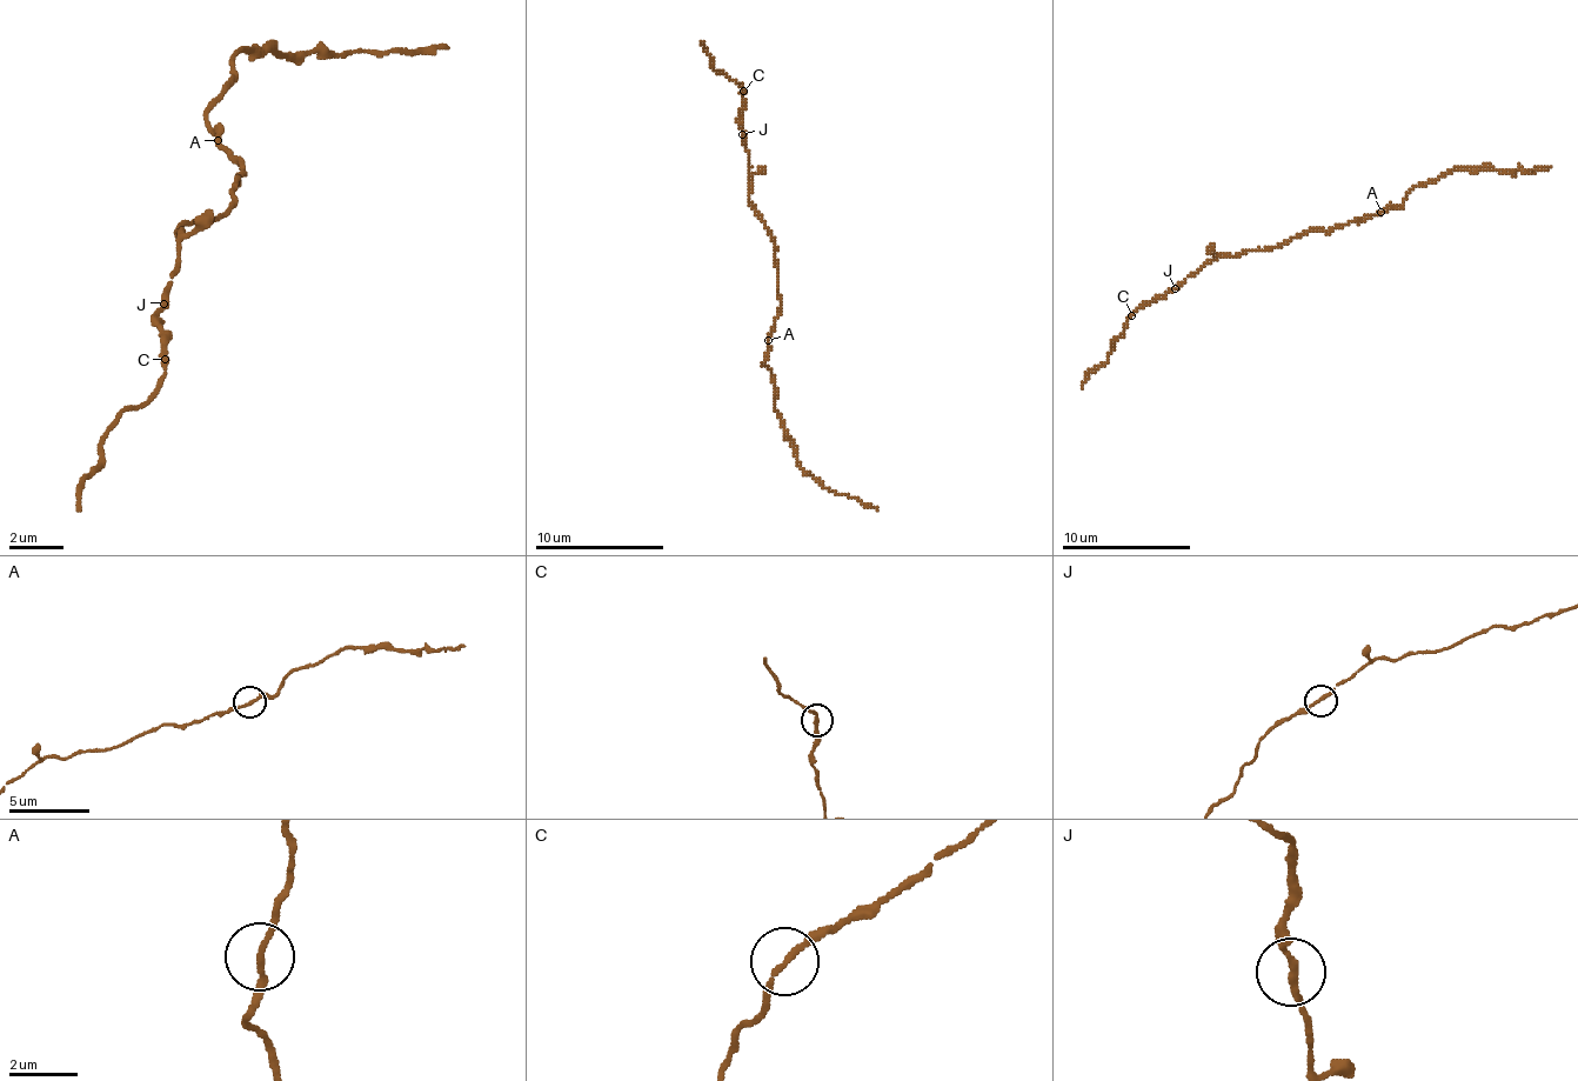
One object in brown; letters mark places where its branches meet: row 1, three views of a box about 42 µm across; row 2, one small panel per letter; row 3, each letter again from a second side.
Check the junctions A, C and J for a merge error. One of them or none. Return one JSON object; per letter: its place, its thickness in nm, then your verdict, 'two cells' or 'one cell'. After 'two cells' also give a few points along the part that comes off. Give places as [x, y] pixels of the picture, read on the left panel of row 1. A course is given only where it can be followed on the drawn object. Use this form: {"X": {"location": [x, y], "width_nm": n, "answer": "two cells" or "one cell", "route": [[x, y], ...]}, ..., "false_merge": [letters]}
{"A": {"location": [218, 140], "width_nm": 180, "answer": "one cell"}, "C": {"location": [165, 359], "width_nm": 180, "answer": "one cell"}, "J": {"location": [164, 304], "width_nm": 180, "answer": "one cell"}, "false_merge": []}

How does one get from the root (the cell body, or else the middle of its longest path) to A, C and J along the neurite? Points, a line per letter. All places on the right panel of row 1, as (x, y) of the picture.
A: (1310, 231), (1332, 231), (1381, 212)
C: (1310, 231), (1265, 251), (1245, 251), (1239, 257), (1214, 257), (1178, 286), (1143, 301), (1130, 314)
J: (1310, 231), (1265, 251), (1245, 251), (1239, 257), (1214, 257), (1175, 288)

